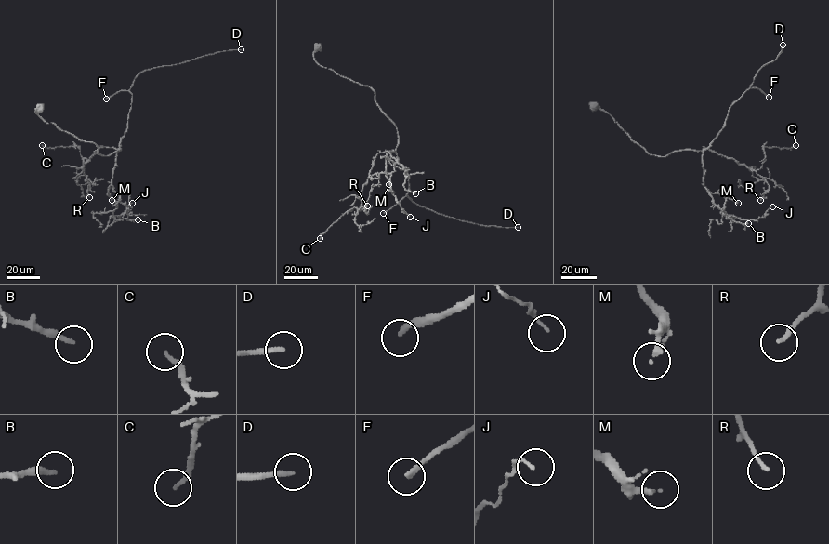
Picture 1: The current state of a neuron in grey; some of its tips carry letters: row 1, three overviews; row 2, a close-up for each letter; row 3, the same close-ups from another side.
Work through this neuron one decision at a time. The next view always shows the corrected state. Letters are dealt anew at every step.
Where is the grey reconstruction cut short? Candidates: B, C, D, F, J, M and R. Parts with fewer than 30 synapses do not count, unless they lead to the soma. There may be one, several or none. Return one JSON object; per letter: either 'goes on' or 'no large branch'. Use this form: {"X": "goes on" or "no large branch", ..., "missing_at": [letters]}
{"B": "no large branch", "C": "no large branch", "D": "goes on", "F": "goes on", "J": "no large branch", "M": "no large branch", "R": "no large branch", "missing_at": ["D", "F"]}

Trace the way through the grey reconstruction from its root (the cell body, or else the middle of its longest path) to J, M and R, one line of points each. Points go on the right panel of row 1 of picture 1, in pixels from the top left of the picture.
J: (593, 105), (607, 112), (650, 154), (702, 151), (703, 185), (727, 214), (756, 220), (772, 206)
M: (593, 105), (607, 112), (650, 154), (664, 157), (677, 151), (702, 151), (703, 185), (711, 193), (738, 203)
R: (593, 105), (607, 112), (650, 154), (664, 157), (705, 147), (753, 169), (769, 186), (760, 200)

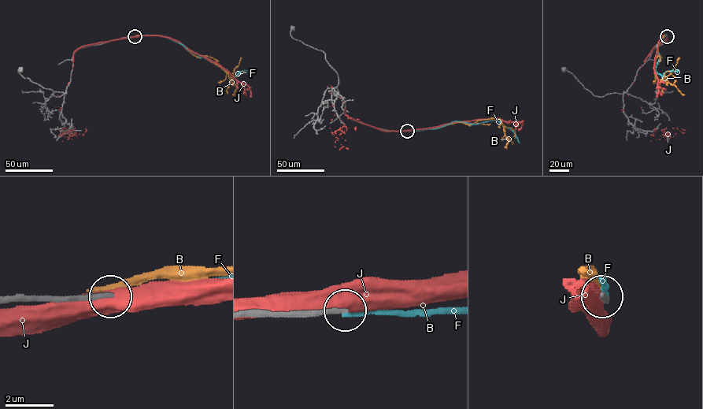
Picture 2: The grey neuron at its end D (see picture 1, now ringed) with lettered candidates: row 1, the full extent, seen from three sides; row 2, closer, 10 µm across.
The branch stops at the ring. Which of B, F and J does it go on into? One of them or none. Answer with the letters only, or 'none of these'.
none of these

